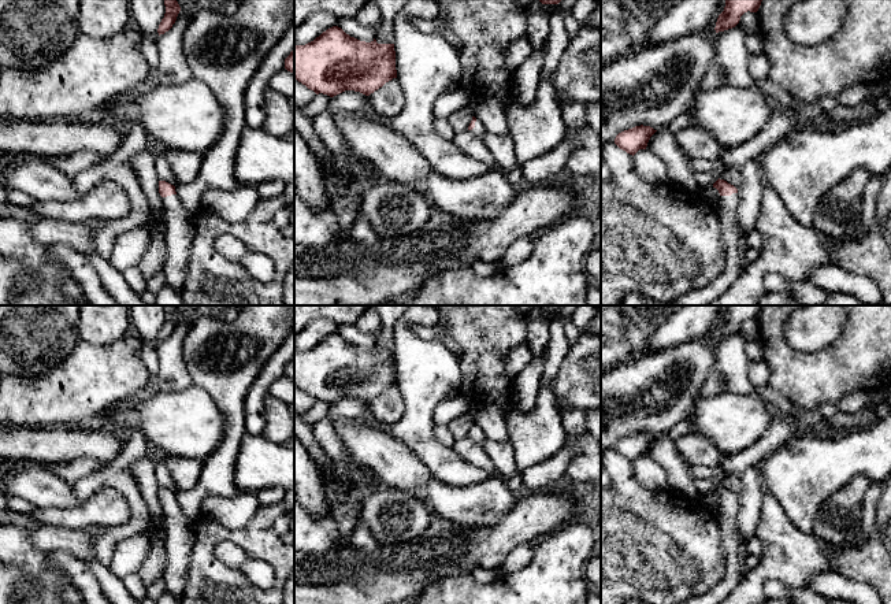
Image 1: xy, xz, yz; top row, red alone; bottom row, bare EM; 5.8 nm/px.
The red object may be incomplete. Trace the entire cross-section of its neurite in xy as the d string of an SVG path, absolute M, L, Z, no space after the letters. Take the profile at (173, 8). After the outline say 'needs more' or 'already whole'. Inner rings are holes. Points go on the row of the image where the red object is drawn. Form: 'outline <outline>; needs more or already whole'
outline M164 0L164 5L166 5L166 14L157 29L159 36L164 34L172 27L181 11L181 7L177 0Z; already whole

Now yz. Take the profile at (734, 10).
outline M725 0L724 11L716 22L716 33L735 27L745 12L757 12L761 1L762 0Z; already whole

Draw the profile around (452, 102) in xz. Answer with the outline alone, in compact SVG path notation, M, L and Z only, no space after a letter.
M463 89L452 90L439 96L434 104L432 112L435 118L448 118L453 112L471 105L474 96Z

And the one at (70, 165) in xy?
M78 151L71 155L53 158L49 162L63 174L68 177L77 175L79 171L89 168L101 160L101 155L90 151Z

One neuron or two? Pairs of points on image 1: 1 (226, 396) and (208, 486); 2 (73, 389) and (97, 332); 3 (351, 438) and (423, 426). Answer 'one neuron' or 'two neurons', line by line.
1: one neuron
2: two neurons
3: two neurons

